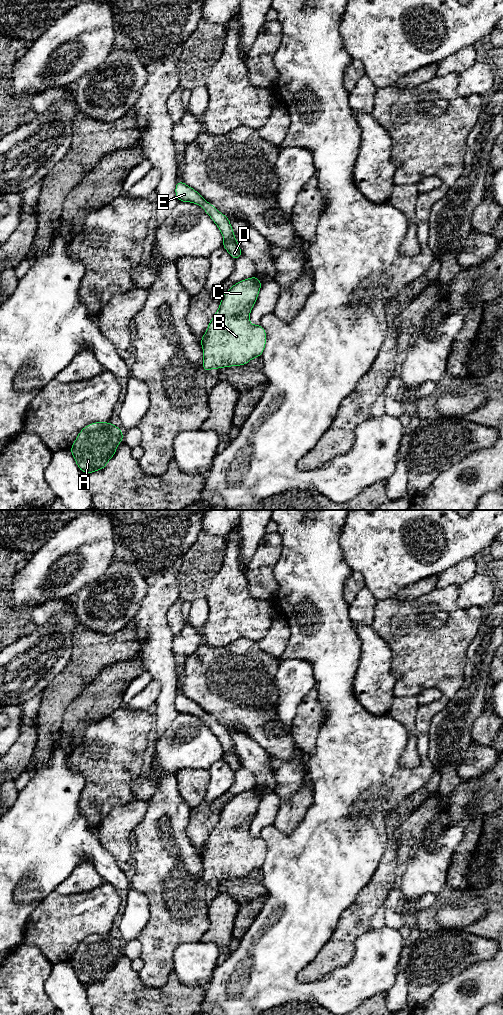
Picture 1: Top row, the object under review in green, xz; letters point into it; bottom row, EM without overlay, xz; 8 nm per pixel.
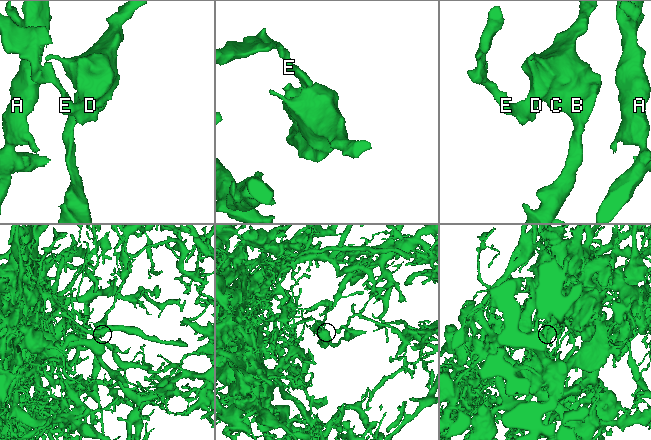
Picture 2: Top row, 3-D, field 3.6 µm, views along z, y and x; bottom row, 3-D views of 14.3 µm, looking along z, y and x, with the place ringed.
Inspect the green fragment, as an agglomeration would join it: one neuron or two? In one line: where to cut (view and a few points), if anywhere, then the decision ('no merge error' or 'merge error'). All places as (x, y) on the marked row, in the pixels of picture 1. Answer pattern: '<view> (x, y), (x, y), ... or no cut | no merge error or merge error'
xz (234, 235), (224, 240) | merge error

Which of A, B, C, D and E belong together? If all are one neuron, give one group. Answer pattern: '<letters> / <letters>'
A E / B C D

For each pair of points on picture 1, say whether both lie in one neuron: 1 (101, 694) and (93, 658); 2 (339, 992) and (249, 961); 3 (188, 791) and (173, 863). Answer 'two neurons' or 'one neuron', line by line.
1: two neurons
2: one neuron
3: two neurons

